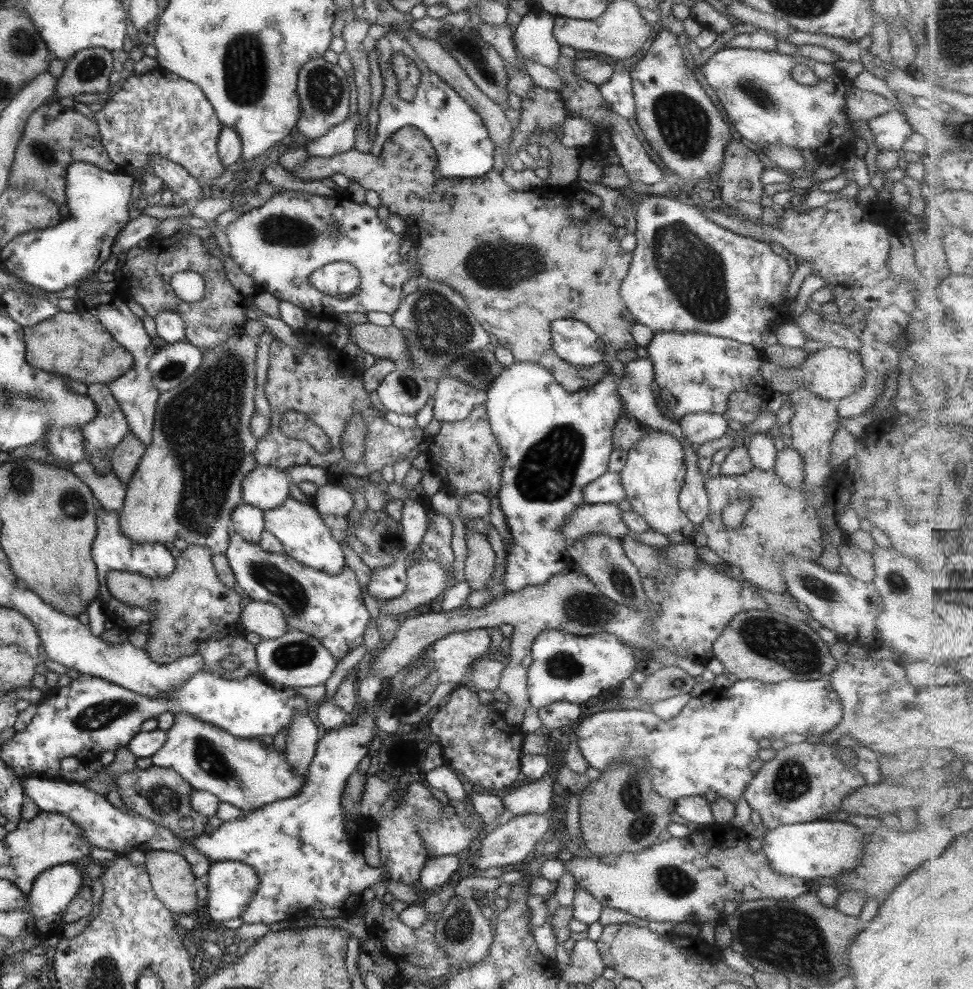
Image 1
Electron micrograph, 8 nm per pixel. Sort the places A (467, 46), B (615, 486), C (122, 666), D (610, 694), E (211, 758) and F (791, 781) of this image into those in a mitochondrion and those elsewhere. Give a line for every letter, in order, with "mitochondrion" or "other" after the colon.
A: mitochondrion
B: other
C: other
D: other
E: mitochondrion
F: mitochondrion

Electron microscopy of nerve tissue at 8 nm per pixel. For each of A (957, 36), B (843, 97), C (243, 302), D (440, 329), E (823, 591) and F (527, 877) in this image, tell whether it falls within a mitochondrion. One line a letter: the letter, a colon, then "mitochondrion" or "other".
A: mitochondrion
B: other
C: other
D: mitochondrion
E: mitochondrion
F: other

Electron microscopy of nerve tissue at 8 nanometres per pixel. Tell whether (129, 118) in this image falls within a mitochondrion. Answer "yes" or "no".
no

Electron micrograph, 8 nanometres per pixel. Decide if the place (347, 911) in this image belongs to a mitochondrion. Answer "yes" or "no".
no

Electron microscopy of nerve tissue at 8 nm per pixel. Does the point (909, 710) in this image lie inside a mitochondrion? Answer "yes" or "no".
yes

